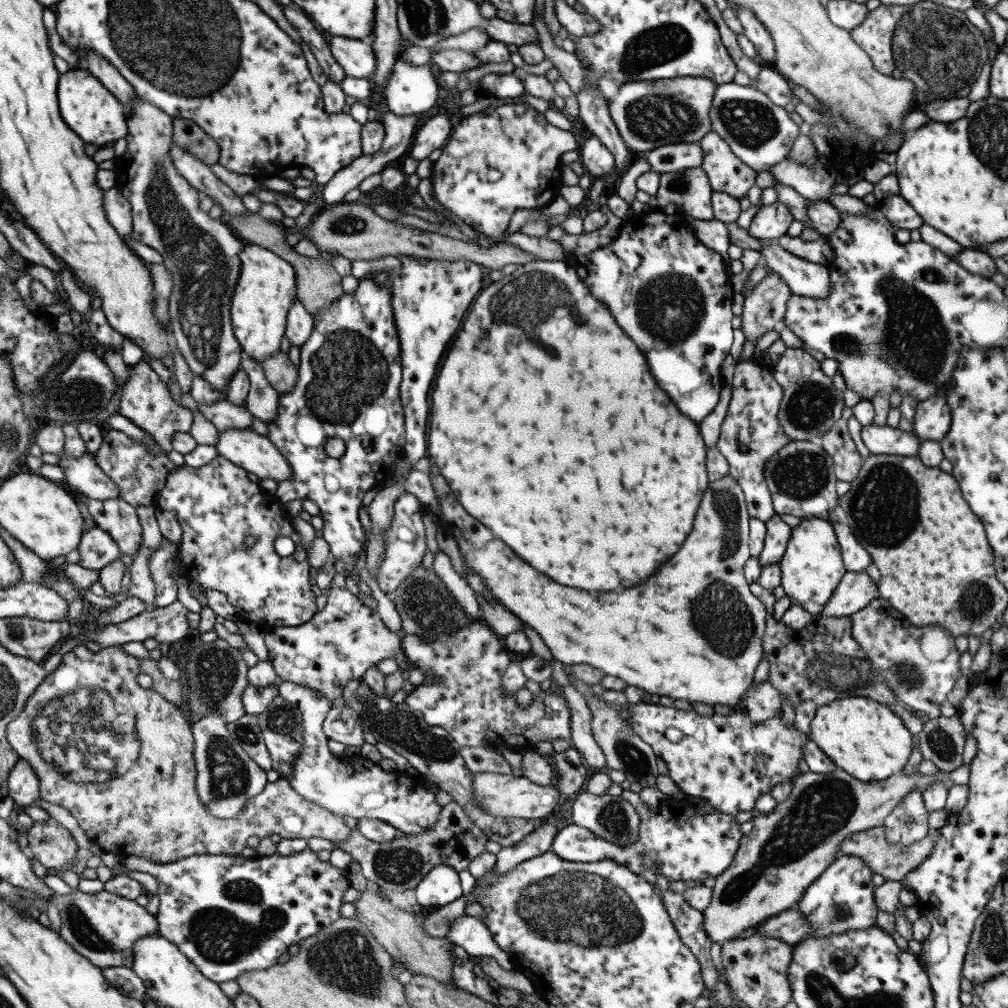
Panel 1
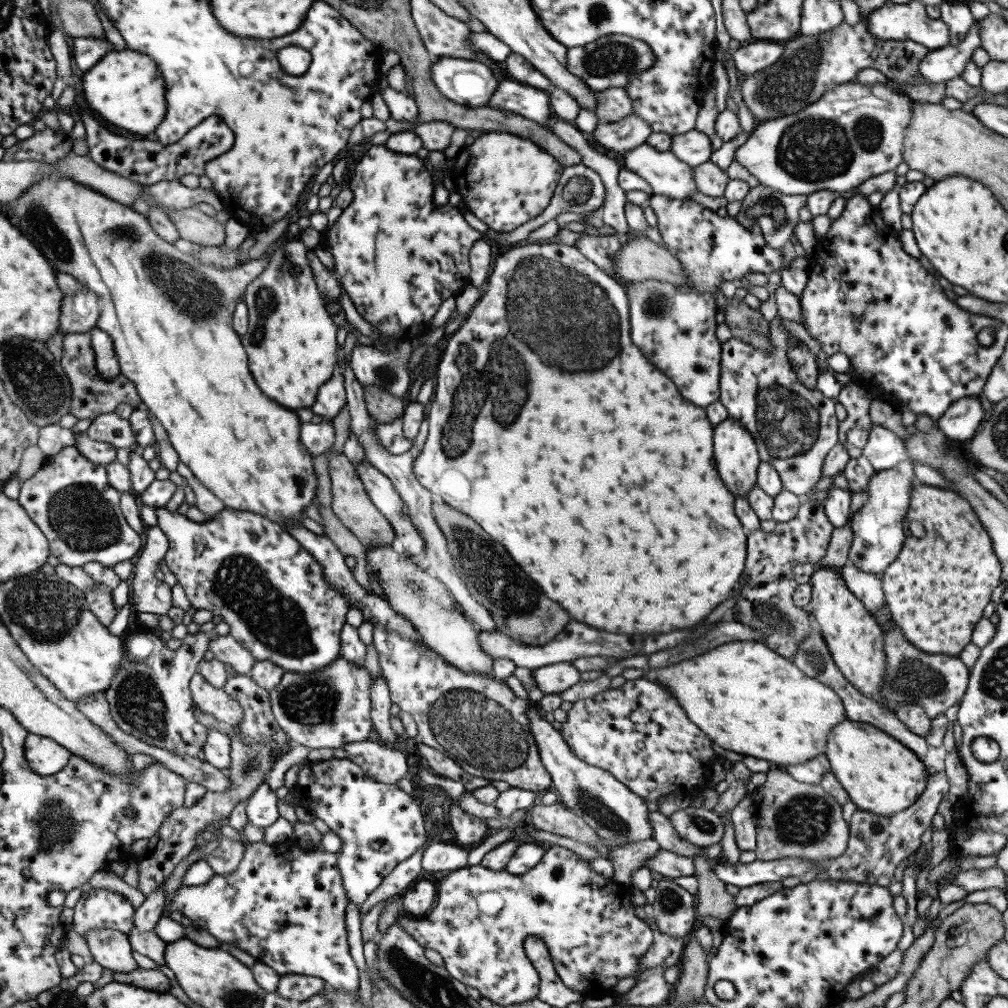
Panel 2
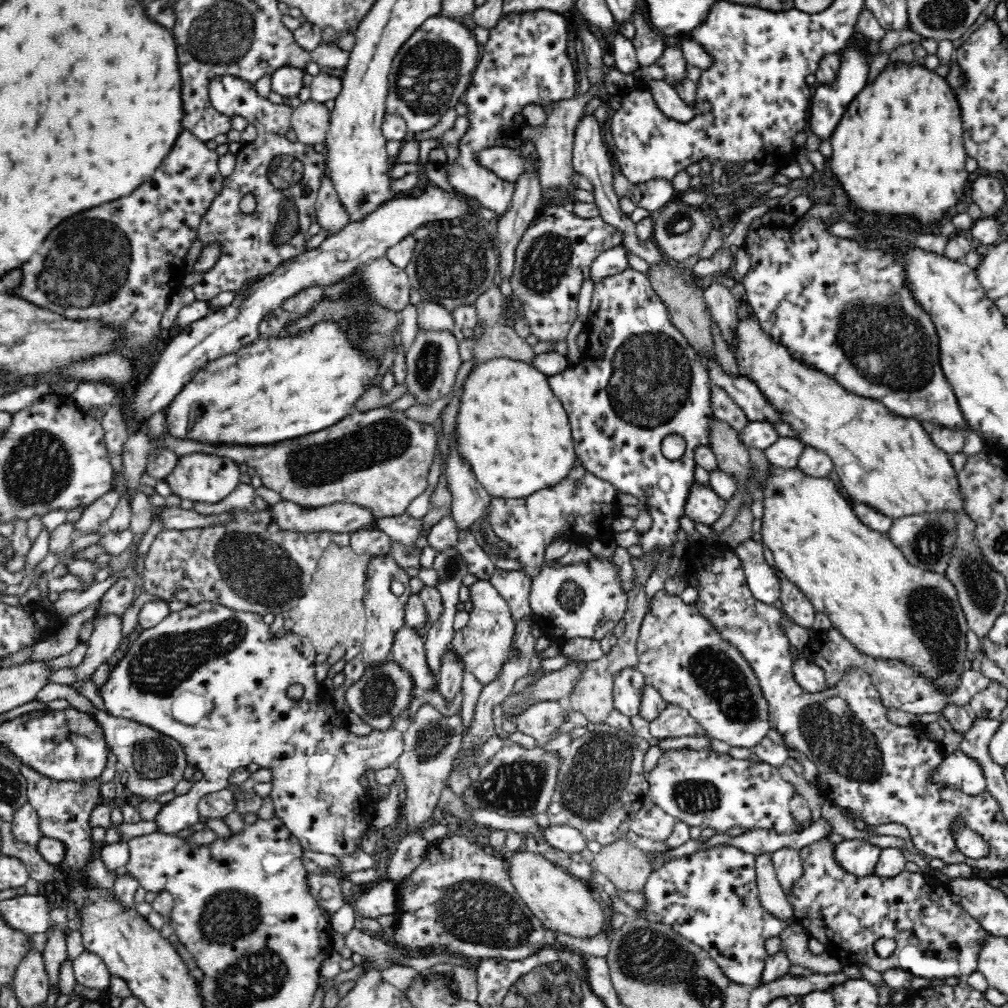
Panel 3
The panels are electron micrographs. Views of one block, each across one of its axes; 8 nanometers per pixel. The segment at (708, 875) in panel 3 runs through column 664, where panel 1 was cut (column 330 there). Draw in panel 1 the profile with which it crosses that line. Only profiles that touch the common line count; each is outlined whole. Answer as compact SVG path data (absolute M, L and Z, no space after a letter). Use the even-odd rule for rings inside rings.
M305 848L302 852L297 852L288 856L284 856L278 852L268 855L257 855L254 858L243 857L238 855L194 855L188 858L181 858L176 862L157 863L149 861L142 857L126 857L122 858L124 864L130 870L138 870L138 872L150 873L158 880L157 894L160 898L160 905L155 917L158 921L159 935L167 938L178 946L178 950L182 952L188 961L193 962L194 966L212 982L228 982L236 980L243 972L248 970L264 970L277 964L278 959L284 952L288 952L289 946L292 944L302 944L310 936L314 936L325 926L332 924L340 918L340 908L342 908L342 898L344 892L351 886L346 875L346 871L334 867L330 861L322 861L318 859L316 852L310 848Z

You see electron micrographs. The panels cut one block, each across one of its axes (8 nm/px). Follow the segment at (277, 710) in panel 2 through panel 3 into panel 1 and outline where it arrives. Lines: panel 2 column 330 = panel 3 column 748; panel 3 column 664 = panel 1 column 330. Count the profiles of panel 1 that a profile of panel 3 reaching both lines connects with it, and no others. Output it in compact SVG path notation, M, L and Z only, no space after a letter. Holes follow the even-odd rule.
M337 587L330 590L324 609L317 612L308 622L300 626L285 627L280 625L273 627L269 633L265 633L264 637L268 648L268 661L273 664L274 671L282 682L320 691L332 702L340 700L344 685L348 685L354 679L363 679L364 673L372 665L376 665L386 658L394 658L402 673L406 673L412 668L416 669L417 666L413 665L404 654L402 641L401 632L396 633L388 630L376 610L366 607L348 589Z

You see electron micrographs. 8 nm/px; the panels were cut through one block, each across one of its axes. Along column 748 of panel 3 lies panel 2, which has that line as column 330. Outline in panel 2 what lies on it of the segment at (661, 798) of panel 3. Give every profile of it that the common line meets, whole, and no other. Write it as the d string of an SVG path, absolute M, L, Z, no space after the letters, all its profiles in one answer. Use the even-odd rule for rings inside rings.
M346 758L326 761L306 762L298 773L298 786L304 786L304 792L310 792L309 804L304 807L324 821L333 833L342 841L337 853L338 870L343 877L343 887L347 897L354 904L361 905L368 895L390 874L397 864L410 858L426 841L426 822L420 810L417 793L408 794L396 784L378 782L368 776L360 766Z

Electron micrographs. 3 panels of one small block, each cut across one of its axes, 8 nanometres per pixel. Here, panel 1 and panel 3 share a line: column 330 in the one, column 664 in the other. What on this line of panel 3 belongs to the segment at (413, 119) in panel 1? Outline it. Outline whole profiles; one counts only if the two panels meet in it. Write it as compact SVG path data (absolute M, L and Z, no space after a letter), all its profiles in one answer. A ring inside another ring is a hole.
M659 178L632 185L627 198L634 202L636 207L653 212L667 206L674 199L674 189L672 181Z

